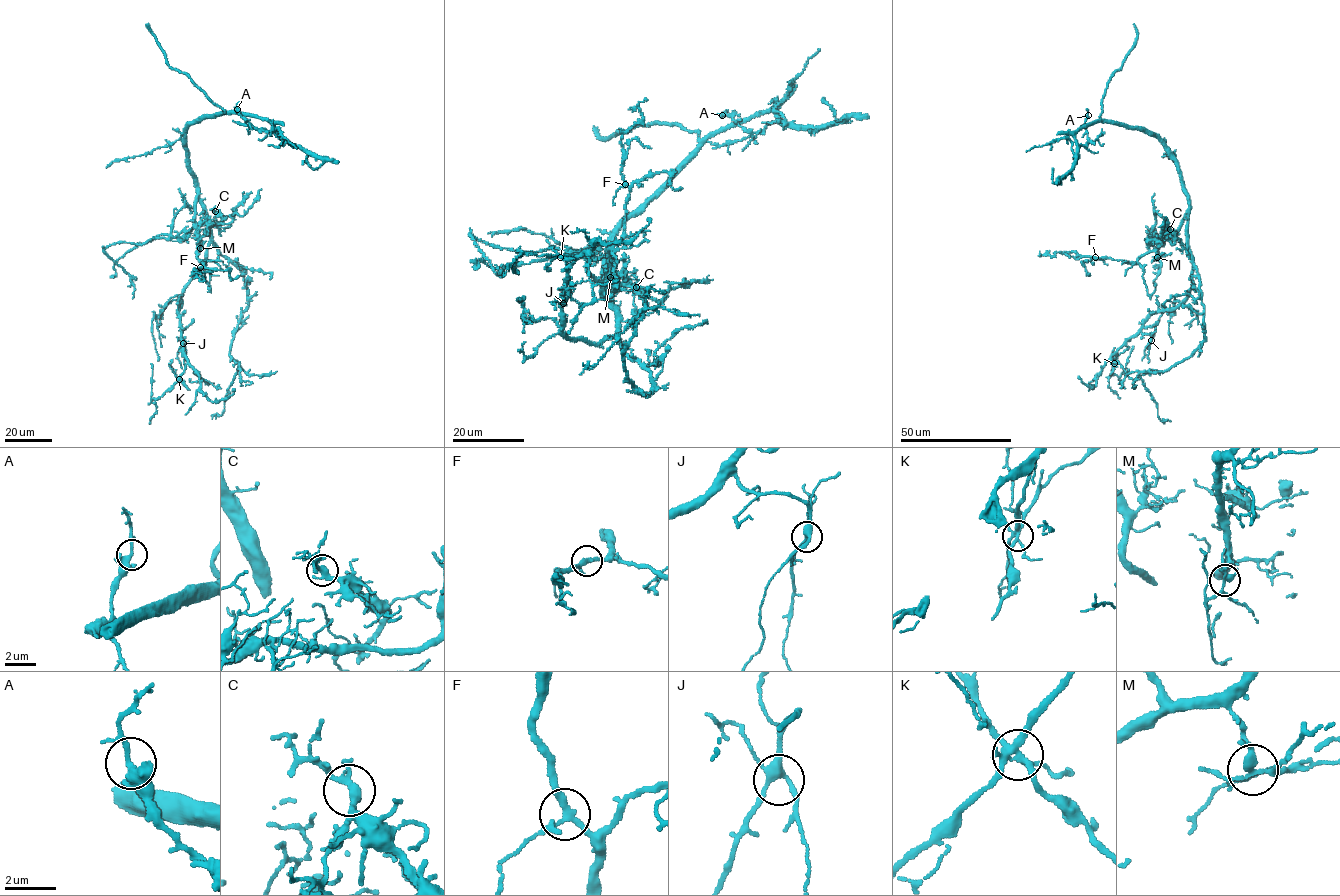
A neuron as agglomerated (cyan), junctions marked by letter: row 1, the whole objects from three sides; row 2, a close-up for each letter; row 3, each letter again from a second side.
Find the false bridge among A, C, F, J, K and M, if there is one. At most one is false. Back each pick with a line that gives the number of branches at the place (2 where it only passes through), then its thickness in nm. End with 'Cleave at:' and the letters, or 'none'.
Cleave at: none

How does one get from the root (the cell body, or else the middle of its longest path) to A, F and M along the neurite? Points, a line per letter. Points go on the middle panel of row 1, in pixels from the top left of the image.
A: (613, 303), (606, 281), (615, 231), (708, 138), (772, 110), (776, 118), (762, 130), (747, 132), (722, 115)
F: (613, 303), (605, 299), (602, 288), (611, 273), (608, 251), (623, 233), (630, 190), (625, 184)
M: (613, 303), (605, 299), (602, 288), (611, 272), (610, 277)

